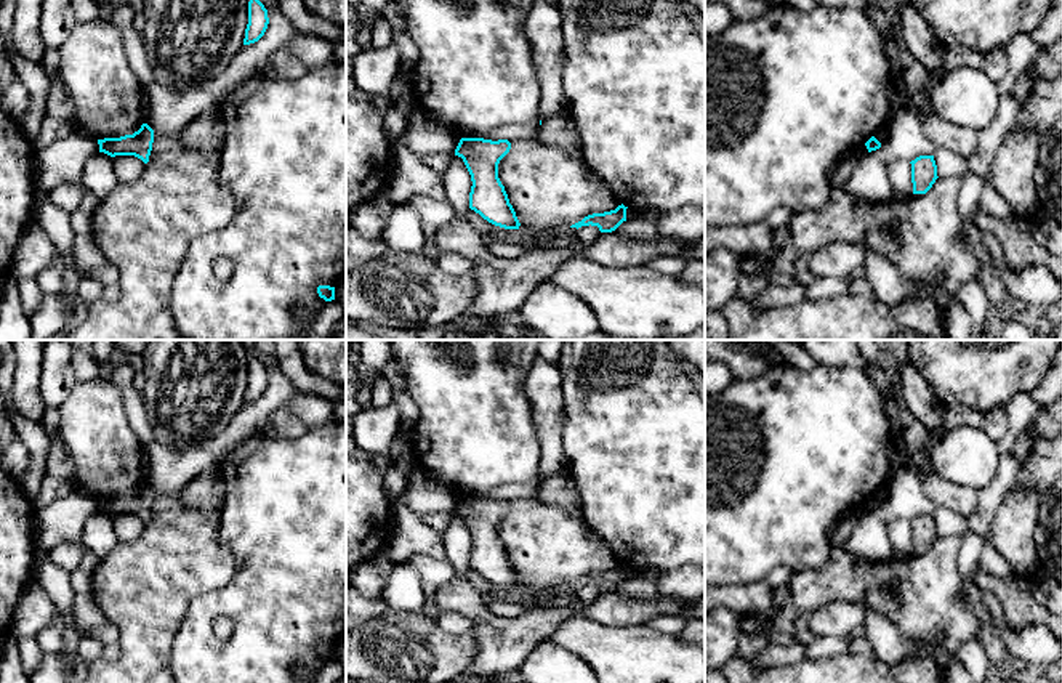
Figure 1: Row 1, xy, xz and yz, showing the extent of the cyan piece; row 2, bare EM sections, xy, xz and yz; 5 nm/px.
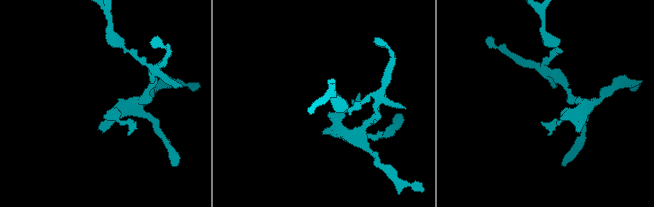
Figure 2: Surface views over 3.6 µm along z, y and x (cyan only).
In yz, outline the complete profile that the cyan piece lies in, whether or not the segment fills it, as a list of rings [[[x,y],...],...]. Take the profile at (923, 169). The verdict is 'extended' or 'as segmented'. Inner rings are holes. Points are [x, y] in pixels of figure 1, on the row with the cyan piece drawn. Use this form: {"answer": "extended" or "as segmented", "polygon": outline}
{"answer": "as segmented", "polygon": [[[919,156],[910,164],[913,194],[926,194],[939,178],[934,156]]]}

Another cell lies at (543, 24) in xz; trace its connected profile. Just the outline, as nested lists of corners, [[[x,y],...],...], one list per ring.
[[[535,0],[524,24],[530,43],[532,61],[540,82],[538,119],[548,120],[565,114],[562,88],[564,38],[562,13],[557,3]]]

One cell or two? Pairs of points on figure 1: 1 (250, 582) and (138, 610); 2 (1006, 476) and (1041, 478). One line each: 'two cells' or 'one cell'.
1: two cells
2: two cells

